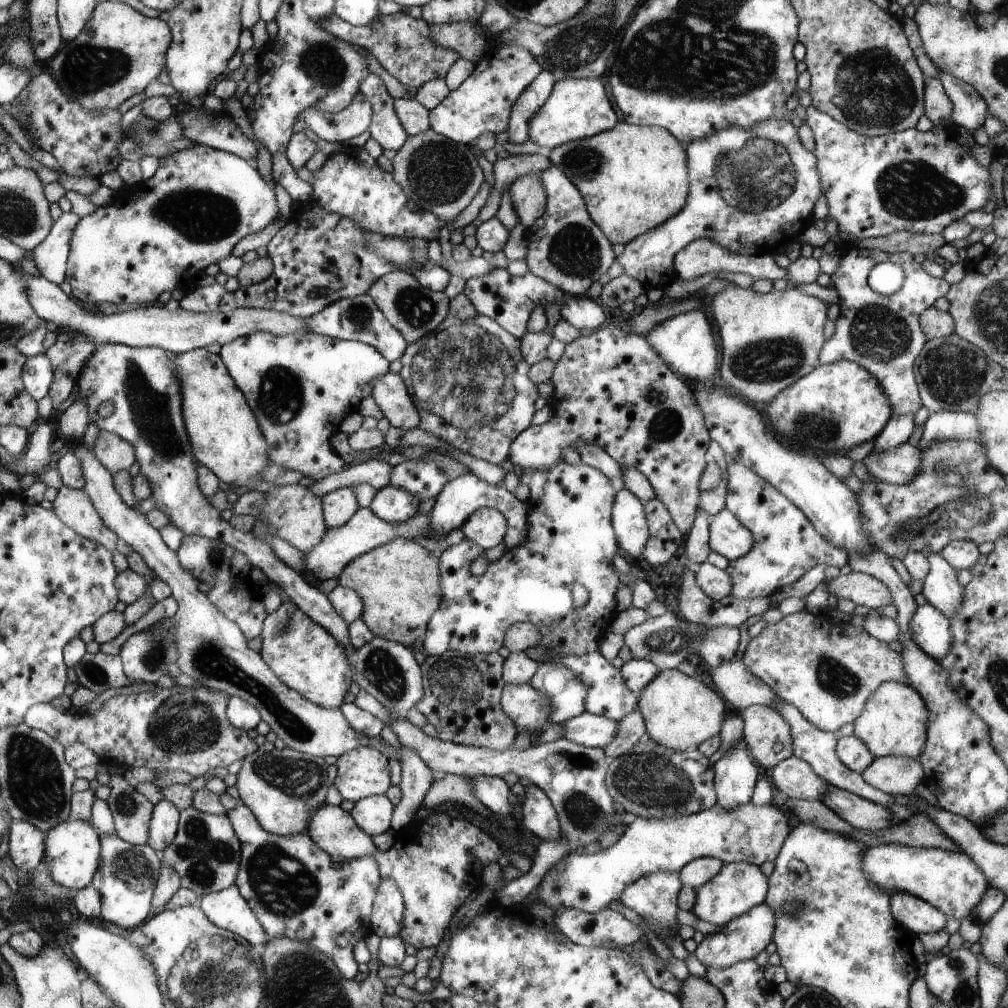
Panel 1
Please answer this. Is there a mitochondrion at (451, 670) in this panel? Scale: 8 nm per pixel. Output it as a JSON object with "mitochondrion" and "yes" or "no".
{"mitochondrion":"no"}

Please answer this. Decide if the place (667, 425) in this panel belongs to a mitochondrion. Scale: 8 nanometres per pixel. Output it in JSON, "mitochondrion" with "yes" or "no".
{"mitochondrion":"yes"}

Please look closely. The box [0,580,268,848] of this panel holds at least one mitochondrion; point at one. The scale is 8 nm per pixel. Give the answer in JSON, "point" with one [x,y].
{"point":[34,778]}

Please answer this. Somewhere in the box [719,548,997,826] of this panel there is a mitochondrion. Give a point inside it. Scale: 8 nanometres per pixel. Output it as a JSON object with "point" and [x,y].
{"point":[834,677]}

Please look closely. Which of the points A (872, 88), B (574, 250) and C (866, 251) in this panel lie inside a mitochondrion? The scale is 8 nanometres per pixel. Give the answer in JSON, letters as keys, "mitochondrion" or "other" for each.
{"A":"mitochondrion","B":"mitochondrion","C":"other"}

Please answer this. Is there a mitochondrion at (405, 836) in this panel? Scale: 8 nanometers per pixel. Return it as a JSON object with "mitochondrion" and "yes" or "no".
{"mitochondrion":"no"}

